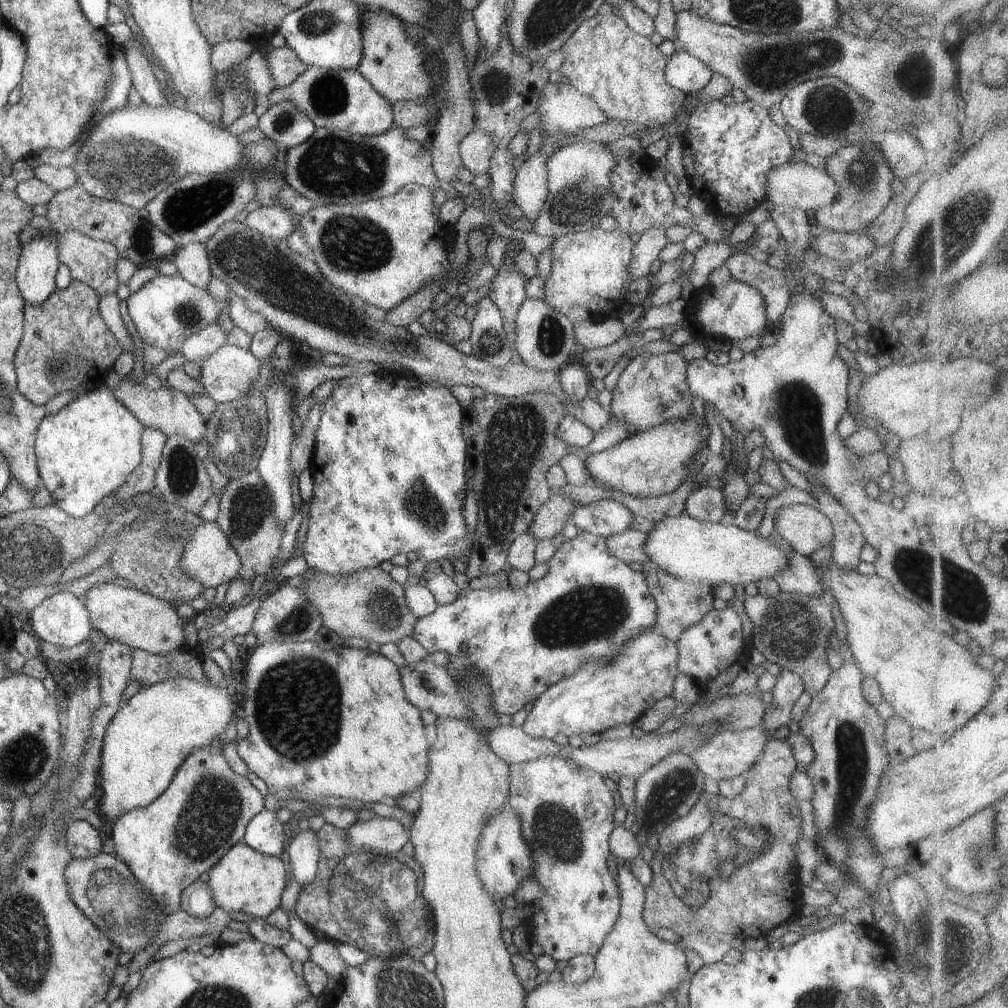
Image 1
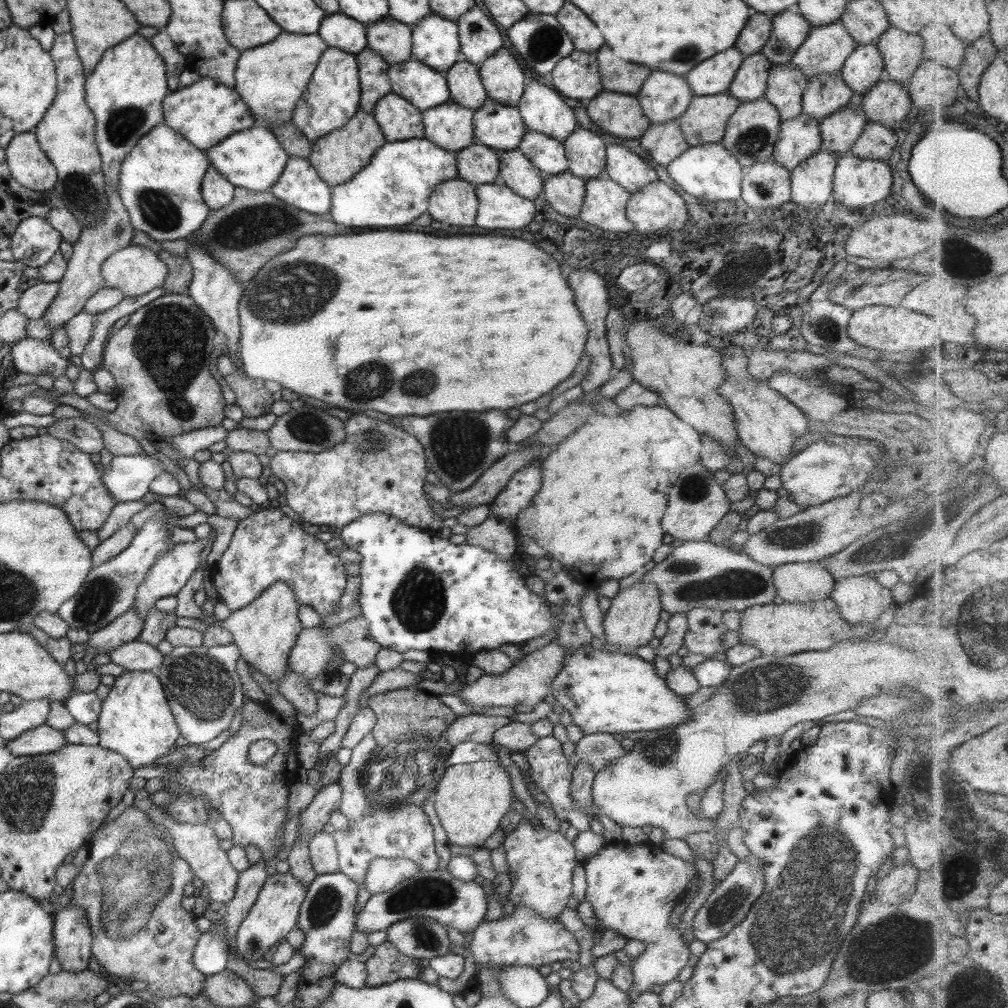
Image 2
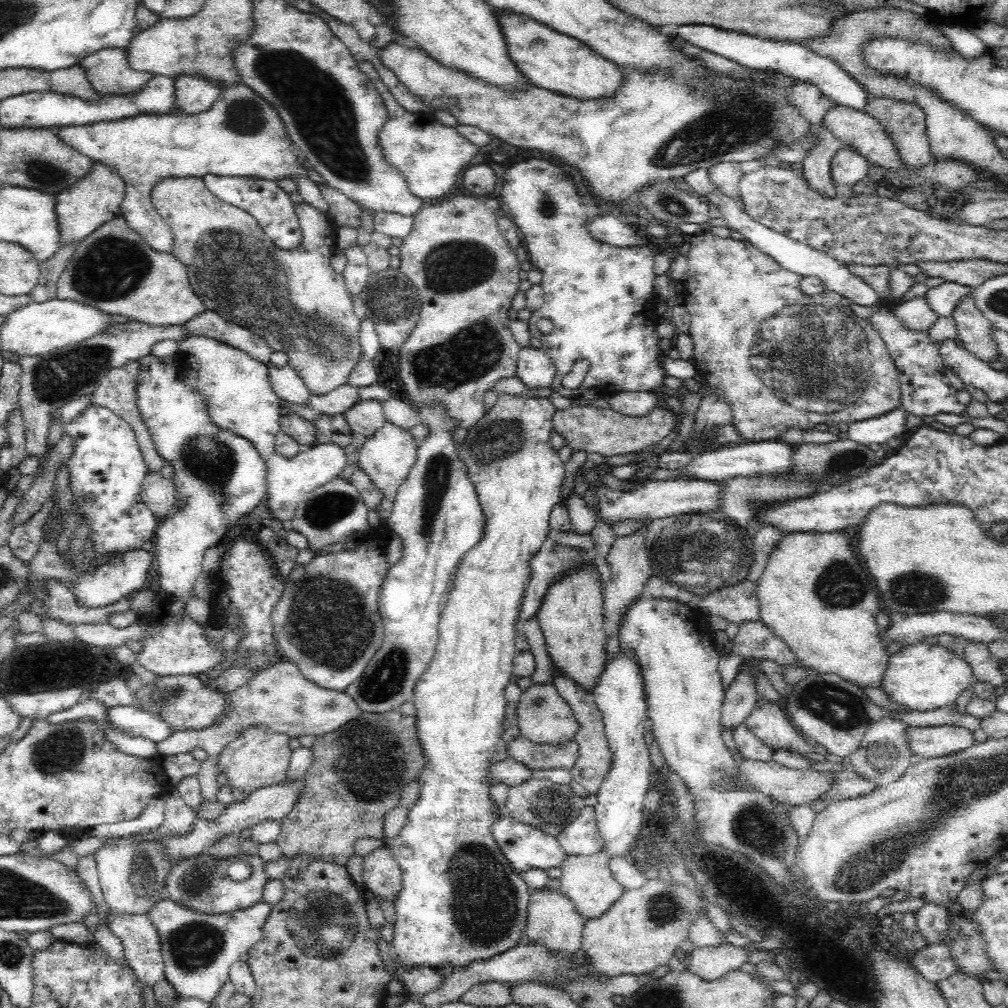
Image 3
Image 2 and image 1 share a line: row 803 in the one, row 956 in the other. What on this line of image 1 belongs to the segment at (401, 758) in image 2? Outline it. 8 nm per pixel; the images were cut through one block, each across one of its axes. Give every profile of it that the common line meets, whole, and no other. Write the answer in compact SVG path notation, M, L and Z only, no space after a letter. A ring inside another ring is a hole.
M324 823L319 828L315 836L319 840L319 858L317 860L317 870L313 880L309 884L303 884L300 886L297 901L293 906L293 912L302 920L307 928L312 932L319 930L323 932L327 938L331 938L336 943L351 944L351 946L357 946L357 948L365 951L369 957L387 957L387 956L409 956L409 958L415 958L419 960L426 952L430 952L434 942L434 928L433 924L433 912L425 898L421 894L423 887L423 878L421 878L421 866L413 860L413 857L404 856L403 852L393 852L391 854L380 853L378 850L369 850L368 848L357 848L357 846L349 846L347 844L347 831L332 827L329 823Z

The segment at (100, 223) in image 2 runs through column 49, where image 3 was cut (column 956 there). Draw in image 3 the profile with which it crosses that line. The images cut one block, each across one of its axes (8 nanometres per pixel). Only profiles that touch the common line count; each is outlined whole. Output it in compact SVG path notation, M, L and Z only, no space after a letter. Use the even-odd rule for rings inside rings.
M973 293L965 294L954 305L951 317L954 319L957 338L966 350L974 353L985 363L1000 359L991 339L991 324L974 302Z

